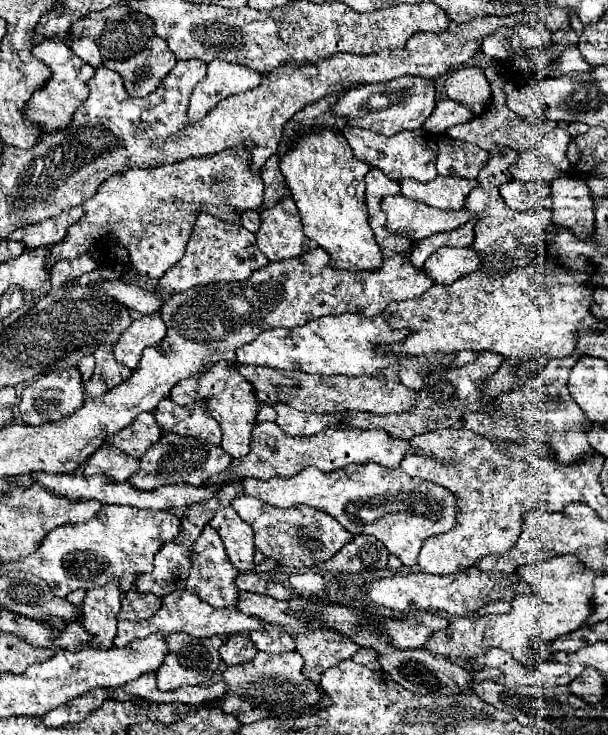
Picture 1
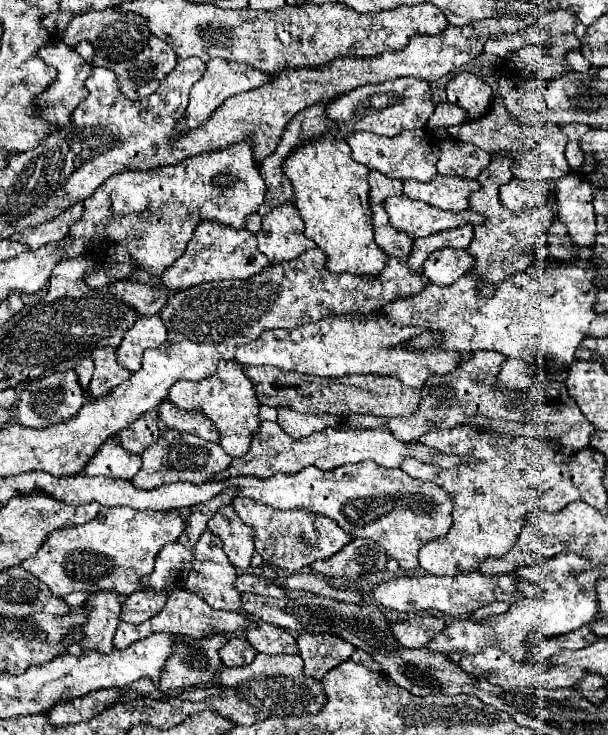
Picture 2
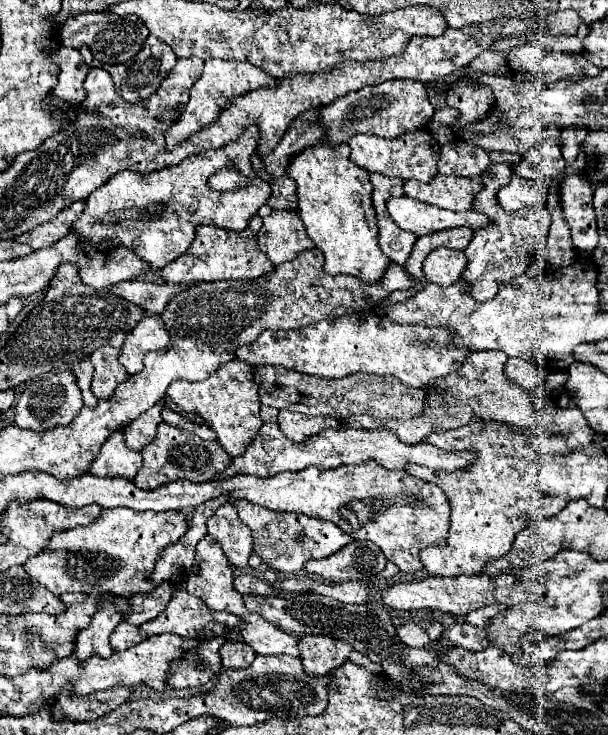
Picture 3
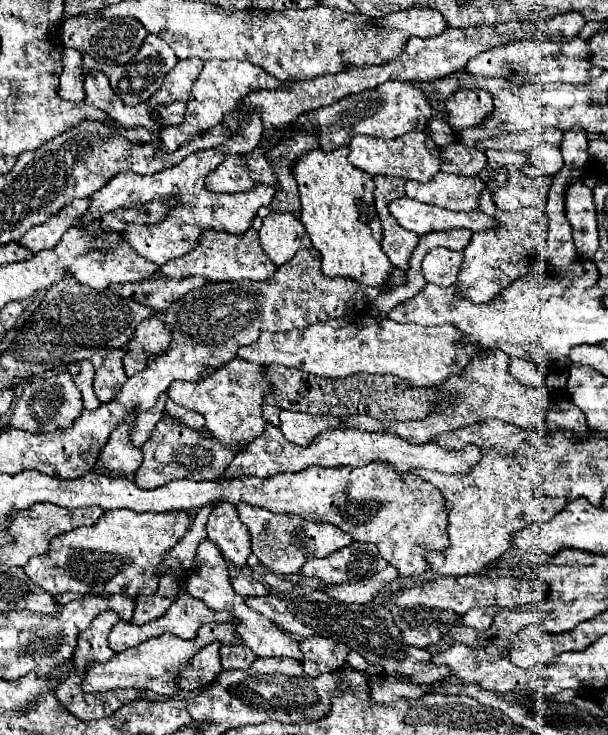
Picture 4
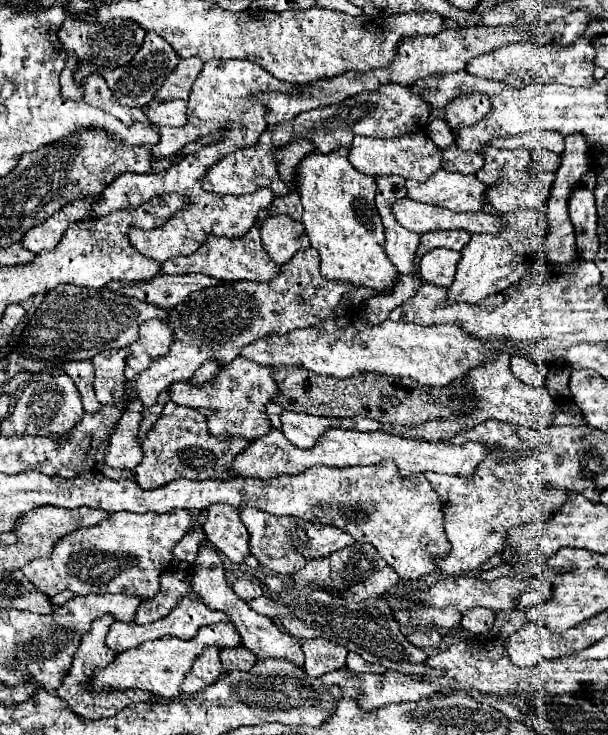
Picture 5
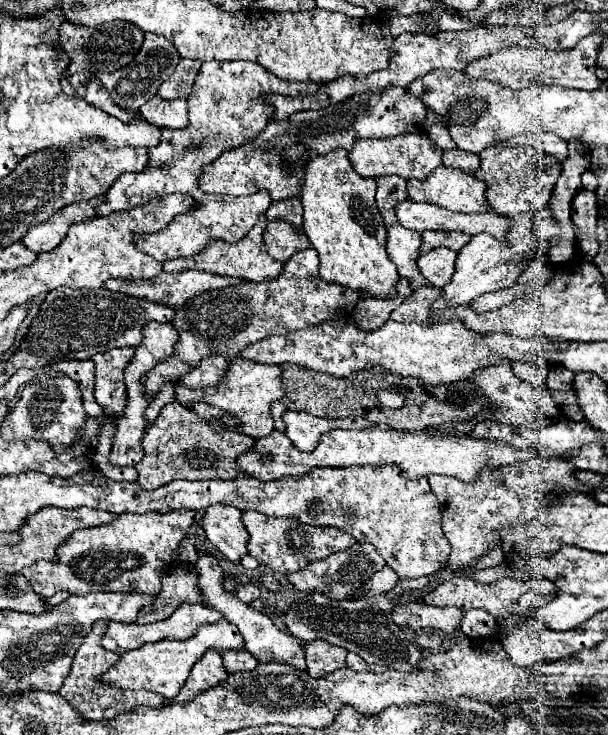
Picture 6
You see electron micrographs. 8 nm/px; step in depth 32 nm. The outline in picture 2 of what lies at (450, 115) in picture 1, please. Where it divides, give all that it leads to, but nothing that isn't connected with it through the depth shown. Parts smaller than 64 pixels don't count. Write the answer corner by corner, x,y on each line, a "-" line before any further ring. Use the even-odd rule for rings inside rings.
440,102
434,110
434,114
430,116
430,120
426,122
426,128
430,132
436,132
438,128
450,128
454,124
464,124
468,120
468,114
464,108
452,104
452,102

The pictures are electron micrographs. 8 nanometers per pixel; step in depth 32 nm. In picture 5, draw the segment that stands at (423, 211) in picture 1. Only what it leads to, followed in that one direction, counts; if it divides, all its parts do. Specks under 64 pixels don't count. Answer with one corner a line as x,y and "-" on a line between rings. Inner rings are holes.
400,198
392,204
392,212
396,220
412,232
424,234
432,230
468,230
472,234
476,232
492,232
498,234
498,228
504,226
504,222
486,212
452,212
440,206
422,204
410,198

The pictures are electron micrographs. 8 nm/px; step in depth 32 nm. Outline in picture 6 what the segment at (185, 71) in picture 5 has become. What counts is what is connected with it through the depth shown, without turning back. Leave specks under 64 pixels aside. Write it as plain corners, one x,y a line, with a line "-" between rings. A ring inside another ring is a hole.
182,58
174,70
174,74
162,84
160,96
164,100
174,100
174,98
188,98
188,92
200,72
202,62
192,60
192,58

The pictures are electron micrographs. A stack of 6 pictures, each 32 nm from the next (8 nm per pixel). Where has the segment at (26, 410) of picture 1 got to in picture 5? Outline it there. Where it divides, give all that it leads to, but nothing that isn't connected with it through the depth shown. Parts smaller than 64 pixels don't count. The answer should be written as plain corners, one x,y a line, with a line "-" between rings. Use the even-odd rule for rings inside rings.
49,372
33,374
31,380
24,386
18,402
14,404
12,414
2,422
2,434
30,434
30,436
66,436
70,428
82,418
82,398
72,378
65,373
53,375

